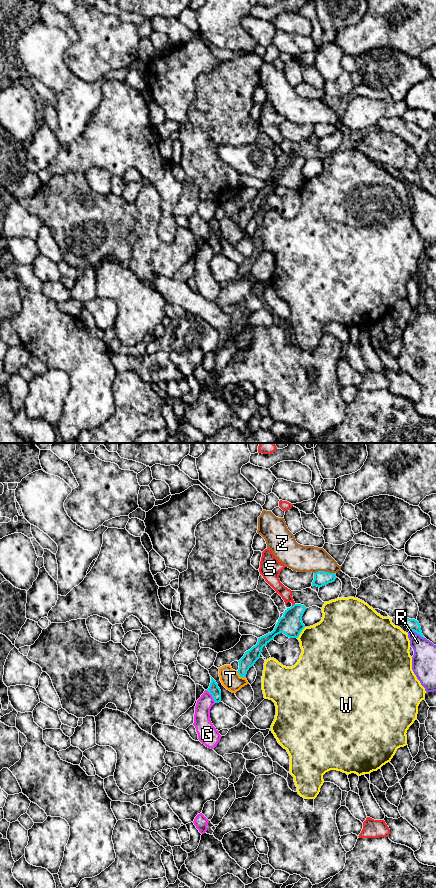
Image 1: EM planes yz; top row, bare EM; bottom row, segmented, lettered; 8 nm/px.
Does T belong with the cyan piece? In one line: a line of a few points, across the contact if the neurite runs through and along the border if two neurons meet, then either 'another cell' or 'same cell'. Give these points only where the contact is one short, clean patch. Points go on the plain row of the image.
line yz (236, 223), (244, 230); another cell

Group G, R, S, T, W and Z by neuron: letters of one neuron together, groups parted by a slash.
G / R / S / T / W / Z

